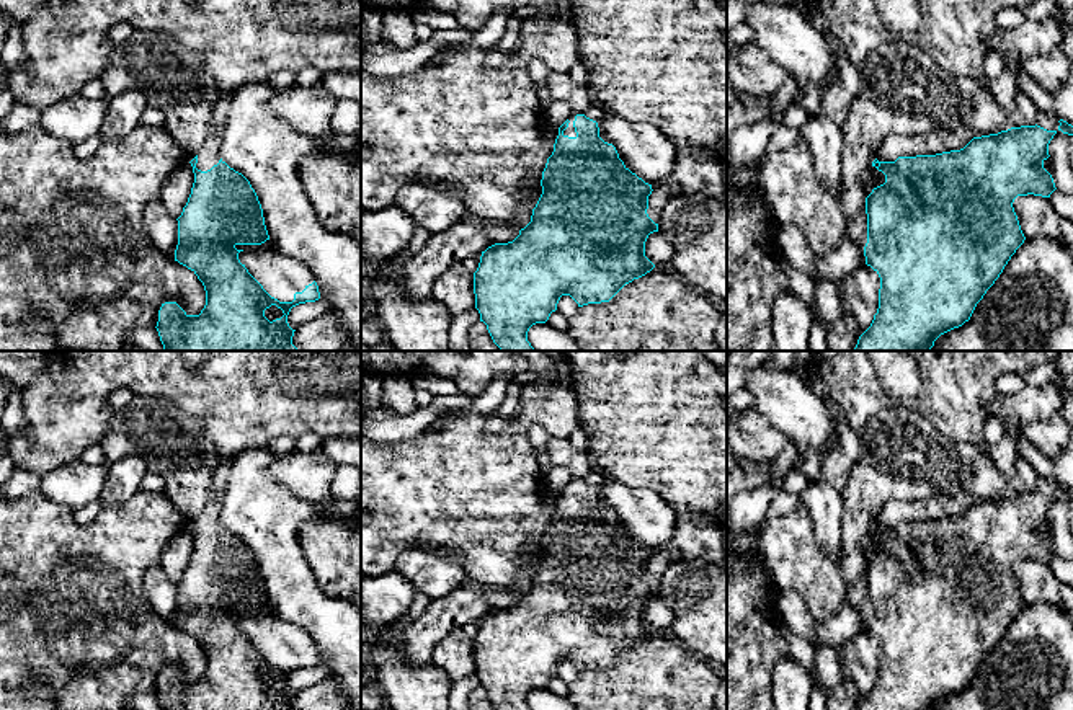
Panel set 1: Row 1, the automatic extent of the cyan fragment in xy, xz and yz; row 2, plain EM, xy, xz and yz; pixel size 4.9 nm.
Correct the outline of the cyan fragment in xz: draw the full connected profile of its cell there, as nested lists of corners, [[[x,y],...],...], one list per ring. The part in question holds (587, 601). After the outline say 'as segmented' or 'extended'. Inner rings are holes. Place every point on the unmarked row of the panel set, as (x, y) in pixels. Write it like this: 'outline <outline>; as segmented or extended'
outline [[[572,478],[559,493],[554,517],[542,537],[542,560],[532,575],[531,588],[508,609],[495,609],[482,617],[474,638],[475,674],[495,710],[531,710],[528,697],[545,689],[562,661],[570,661],[578,672],[609,668],[626,650],[650,638],[655,630],[645,622],[645,607],[658,597],[648,579],[652,550],[632,539],[612,509],[599,503],[598,488]]]; extended

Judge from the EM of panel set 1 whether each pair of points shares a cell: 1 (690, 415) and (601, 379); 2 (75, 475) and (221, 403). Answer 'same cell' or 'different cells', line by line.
1: same cell
2: different cells

